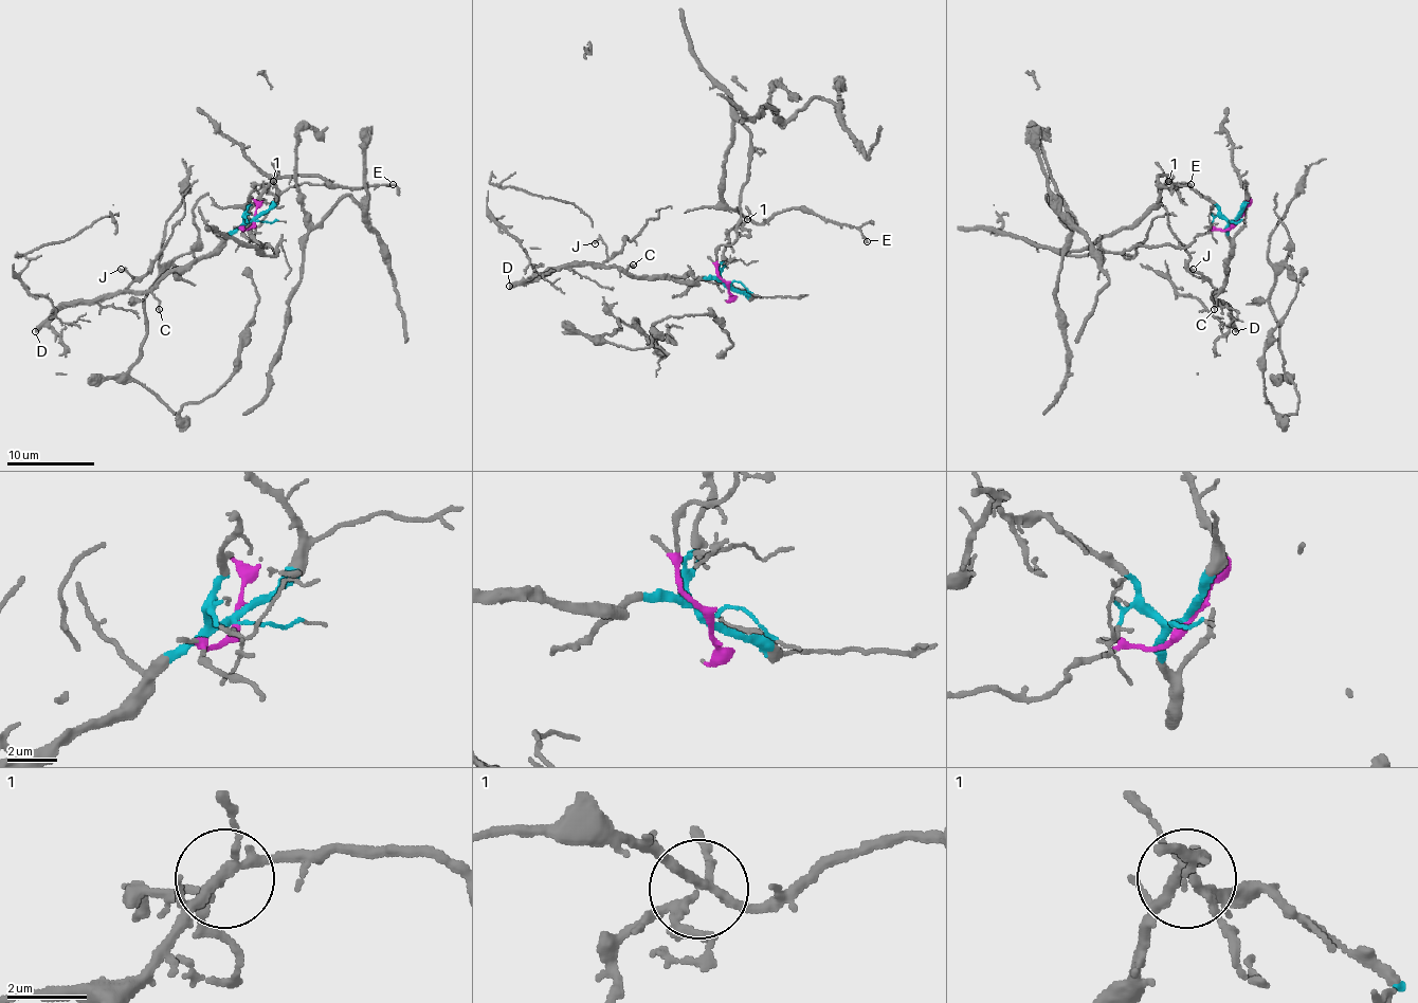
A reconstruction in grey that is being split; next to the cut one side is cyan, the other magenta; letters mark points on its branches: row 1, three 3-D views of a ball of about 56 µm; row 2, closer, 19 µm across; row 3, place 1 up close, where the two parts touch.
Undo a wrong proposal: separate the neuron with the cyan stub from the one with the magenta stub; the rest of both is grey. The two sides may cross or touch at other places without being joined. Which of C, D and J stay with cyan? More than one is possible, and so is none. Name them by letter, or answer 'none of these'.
C, D, J

